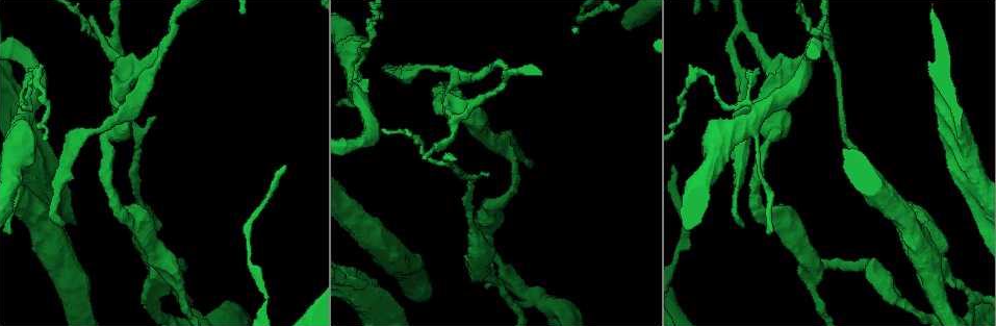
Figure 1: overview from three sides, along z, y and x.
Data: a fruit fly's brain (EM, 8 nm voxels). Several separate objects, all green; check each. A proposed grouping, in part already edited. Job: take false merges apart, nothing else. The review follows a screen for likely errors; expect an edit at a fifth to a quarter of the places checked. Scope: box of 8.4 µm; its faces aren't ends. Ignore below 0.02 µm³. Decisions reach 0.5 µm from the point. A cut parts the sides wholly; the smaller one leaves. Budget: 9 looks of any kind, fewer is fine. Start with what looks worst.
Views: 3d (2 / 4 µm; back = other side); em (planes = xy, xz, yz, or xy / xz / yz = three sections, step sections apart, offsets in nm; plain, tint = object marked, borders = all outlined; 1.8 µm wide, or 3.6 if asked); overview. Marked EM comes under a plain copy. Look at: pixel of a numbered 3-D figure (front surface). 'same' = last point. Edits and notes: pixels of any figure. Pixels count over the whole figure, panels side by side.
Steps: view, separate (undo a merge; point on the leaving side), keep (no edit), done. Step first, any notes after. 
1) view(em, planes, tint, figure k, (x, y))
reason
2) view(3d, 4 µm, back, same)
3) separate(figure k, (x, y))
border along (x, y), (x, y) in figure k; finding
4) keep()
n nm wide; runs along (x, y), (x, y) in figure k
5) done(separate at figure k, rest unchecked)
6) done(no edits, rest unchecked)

view(em, yz, step 8, tint, figure 1, (116, 103))
abrupt turn

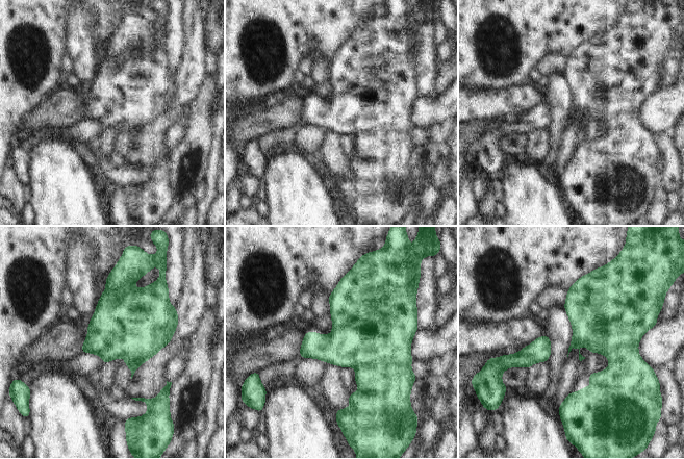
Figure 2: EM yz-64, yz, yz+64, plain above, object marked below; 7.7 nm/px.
view(em, planes, tint, same)
cut it another way

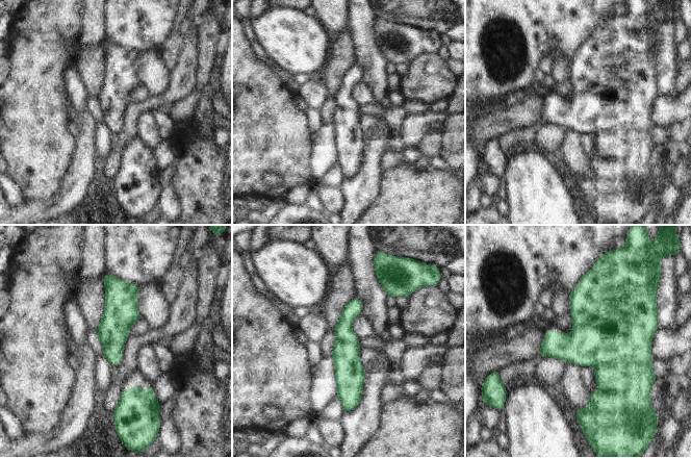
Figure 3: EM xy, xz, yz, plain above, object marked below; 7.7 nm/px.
keep()
runs along (357, 301), (346, 321), (344, 404) in figure 3; continuous, no second neuron

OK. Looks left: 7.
view(em, xz, step 16, tint, figure 1, (972, 303))
sharp bend

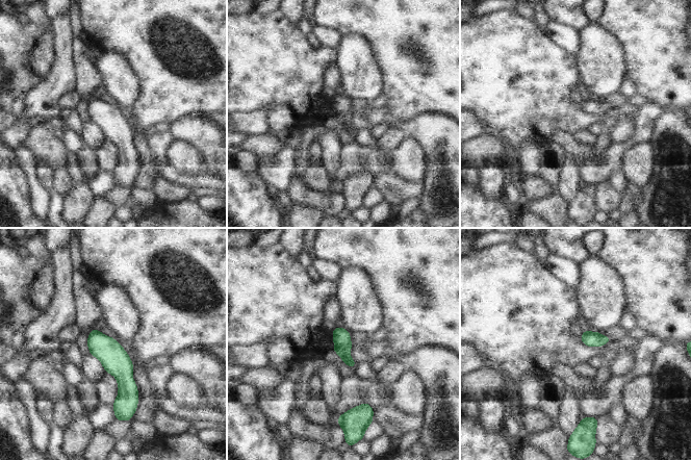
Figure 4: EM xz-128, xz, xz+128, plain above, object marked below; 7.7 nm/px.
view(em, planes, tint, same)
another direction

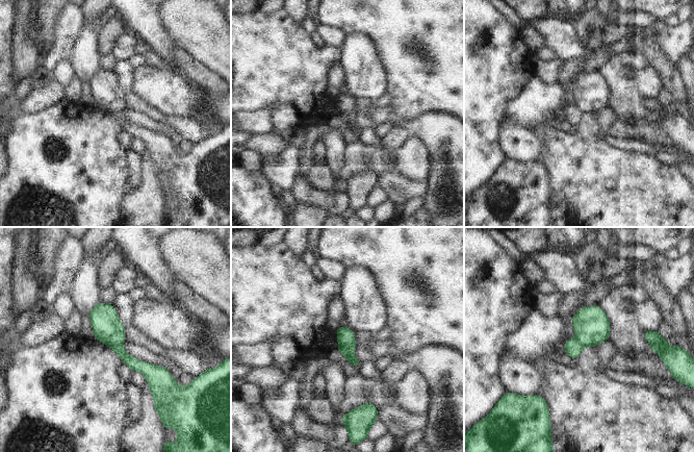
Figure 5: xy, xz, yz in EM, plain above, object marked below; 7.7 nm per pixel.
separate(figure 5, (348, 350))
border along (339, 343), (355, 344) in figure 5; a second neuron is stuck on

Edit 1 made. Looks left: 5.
view(overview)
redraw

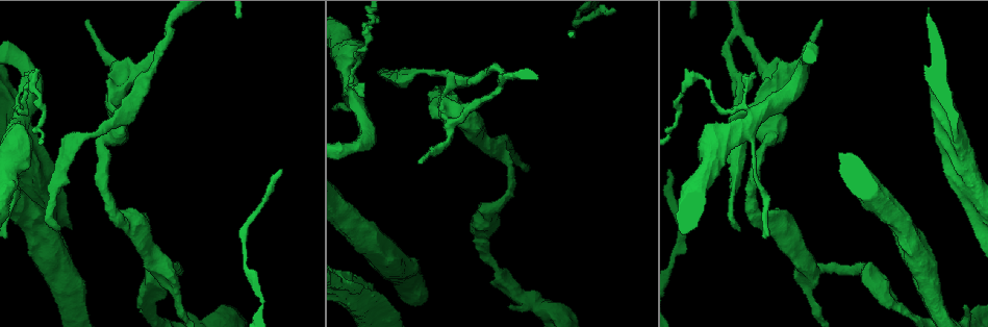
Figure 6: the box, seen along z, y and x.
view(em, 3.6 µm, planes, borders, figure 6, (15, 121))
thin arm on a thick one

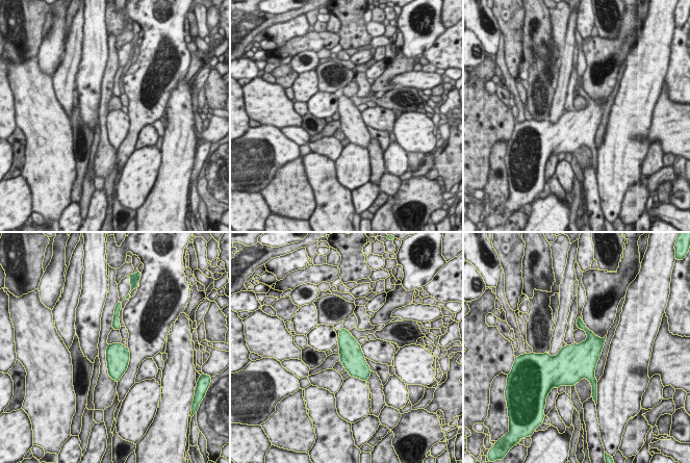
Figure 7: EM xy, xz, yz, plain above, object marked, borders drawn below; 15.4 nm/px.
keep()
continuous, no second neuron

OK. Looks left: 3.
view(3d, 4 µm, back, figure 6, (960, 156))
three arms meet

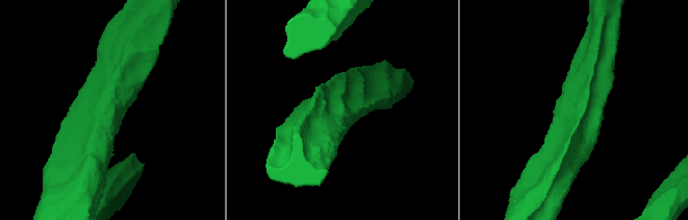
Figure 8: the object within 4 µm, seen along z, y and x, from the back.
view(em, 3.6 µm, yz, step 16, tint, figure 8, (335, 110))

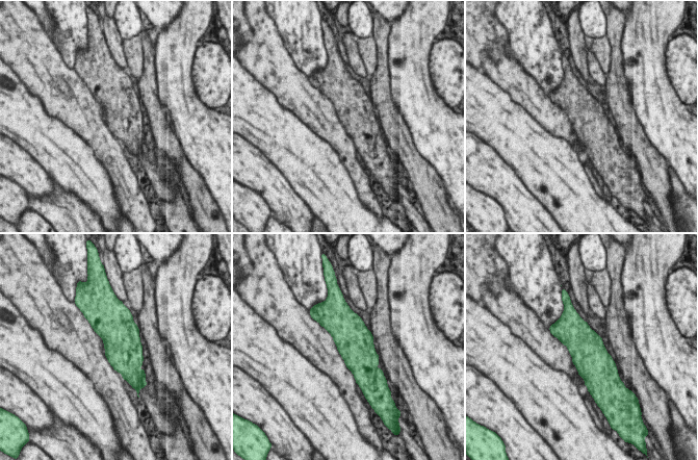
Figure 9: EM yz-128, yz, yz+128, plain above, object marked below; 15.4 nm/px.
view(em, 3.6 µm, planes, tint, same)

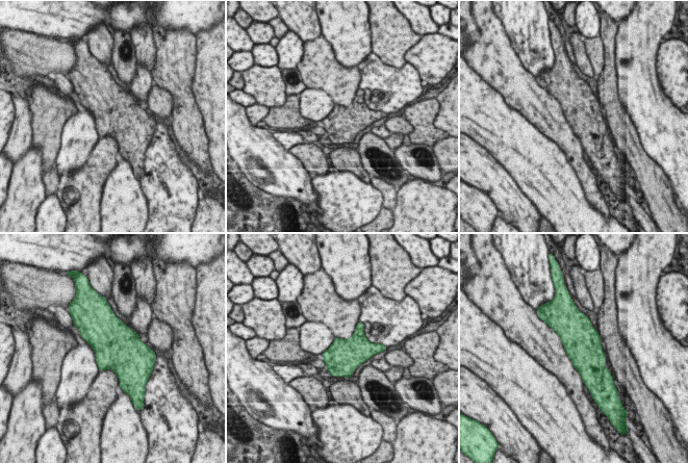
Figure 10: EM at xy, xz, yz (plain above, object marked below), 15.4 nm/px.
keep()
one neuron here

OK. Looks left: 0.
done(separate at figure 5, rest unchecked)

